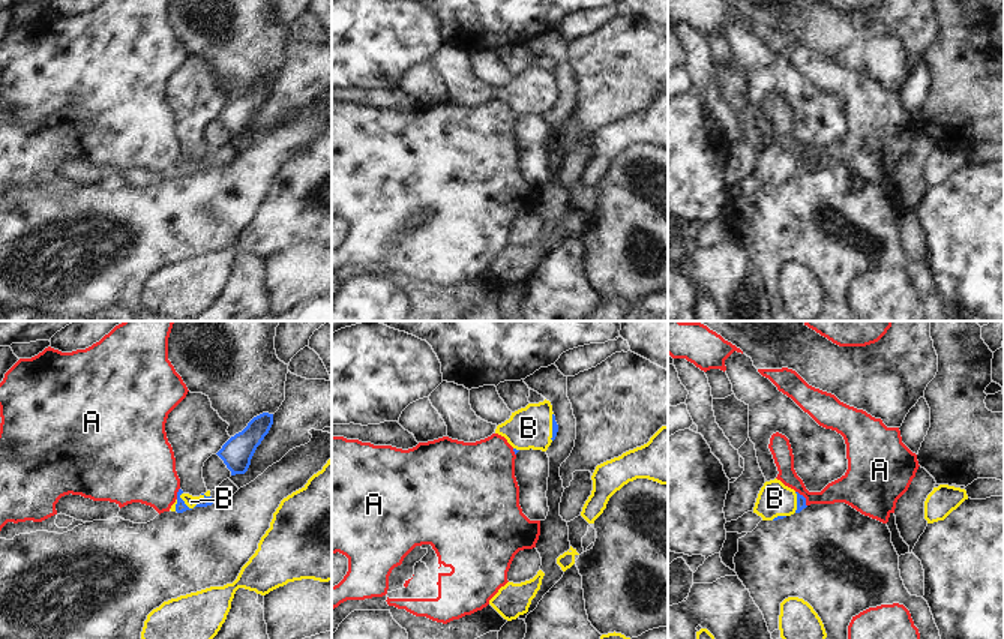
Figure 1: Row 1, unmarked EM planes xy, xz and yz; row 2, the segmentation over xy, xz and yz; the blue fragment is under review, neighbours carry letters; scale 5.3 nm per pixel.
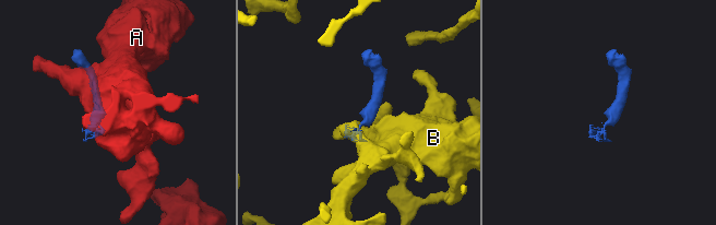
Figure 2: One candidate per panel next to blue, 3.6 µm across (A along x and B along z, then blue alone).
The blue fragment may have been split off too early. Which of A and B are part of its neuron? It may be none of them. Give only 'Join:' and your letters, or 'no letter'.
Join: B.

